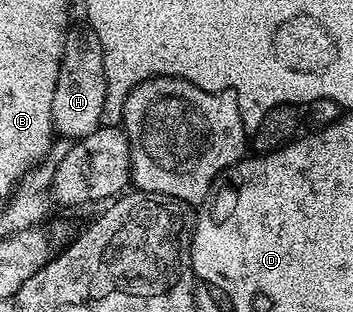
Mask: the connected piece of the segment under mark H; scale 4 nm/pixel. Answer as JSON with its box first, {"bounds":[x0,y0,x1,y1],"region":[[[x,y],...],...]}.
{"bounds":[52,22,106,141],"region":[[[87,22],[69,26],[66,45],[62,49],[62,65],[58,85],[54,89],[52,125],[57,136],[65,135],[68,141],[90,137],[102,125],[102,105],[106,105],[106,73],[102,57],[102,41]]]}

